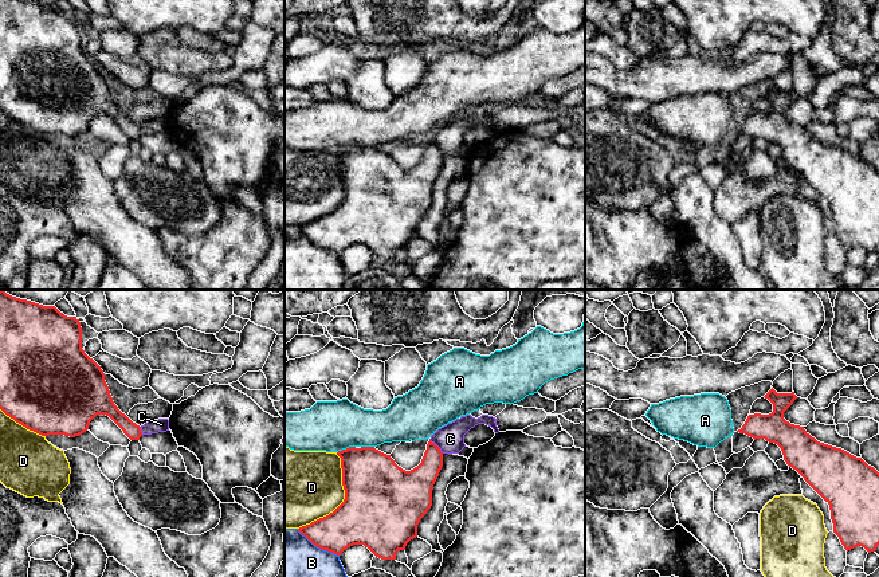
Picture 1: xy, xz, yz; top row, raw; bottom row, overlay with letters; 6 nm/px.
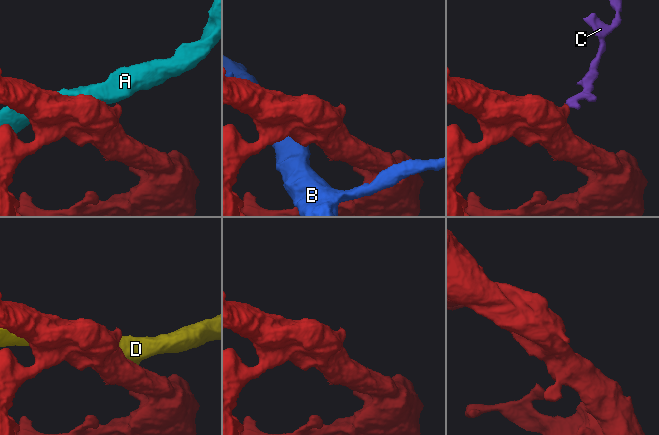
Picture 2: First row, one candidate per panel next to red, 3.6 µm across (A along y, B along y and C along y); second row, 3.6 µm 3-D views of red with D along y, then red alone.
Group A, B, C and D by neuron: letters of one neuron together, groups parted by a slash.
A / B / C / D

